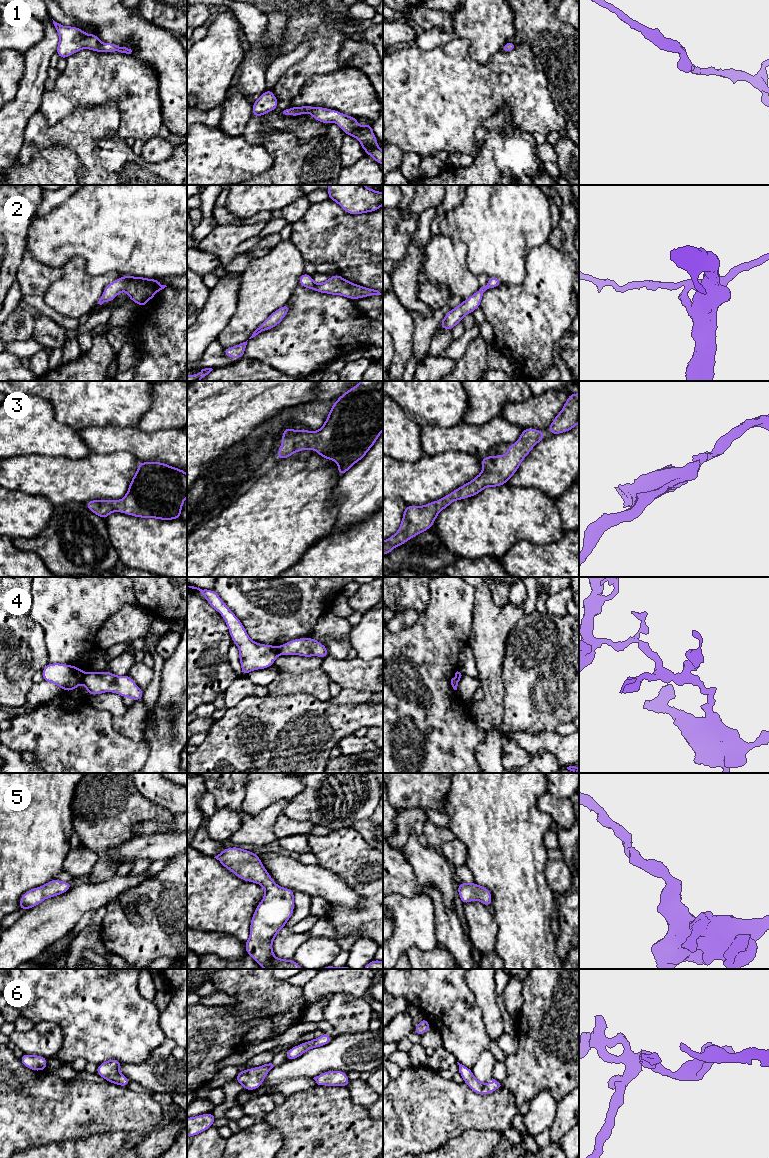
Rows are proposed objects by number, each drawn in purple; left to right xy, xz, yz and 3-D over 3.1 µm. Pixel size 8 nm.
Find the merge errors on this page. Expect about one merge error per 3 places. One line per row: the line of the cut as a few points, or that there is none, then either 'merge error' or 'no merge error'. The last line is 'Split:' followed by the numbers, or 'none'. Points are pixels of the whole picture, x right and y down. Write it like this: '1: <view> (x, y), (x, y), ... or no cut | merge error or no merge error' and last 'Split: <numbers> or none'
1: no cut | no merge error
2: no cut | no merge error
3: no cut | no merge error
4: xy (85, 673), (80, 682) | merge error
5: no cut | no merge error
6: no cut | no merge error
Split: 4

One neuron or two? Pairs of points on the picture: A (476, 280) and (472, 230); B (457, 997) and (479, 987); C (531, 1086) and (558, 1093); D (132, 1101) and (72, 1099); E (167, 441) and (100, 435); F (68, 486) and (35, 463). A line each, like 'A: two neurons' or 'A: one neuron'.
A: two neurons
B: two neurons
C: one neuron
D: one neuron
E: one neuron
F: one neuron

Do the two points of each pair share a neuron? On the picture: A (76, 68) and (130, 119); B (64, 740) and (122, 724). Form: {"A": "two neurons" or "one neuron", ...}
{"A": "one neuron", "B": "two neurons"}

